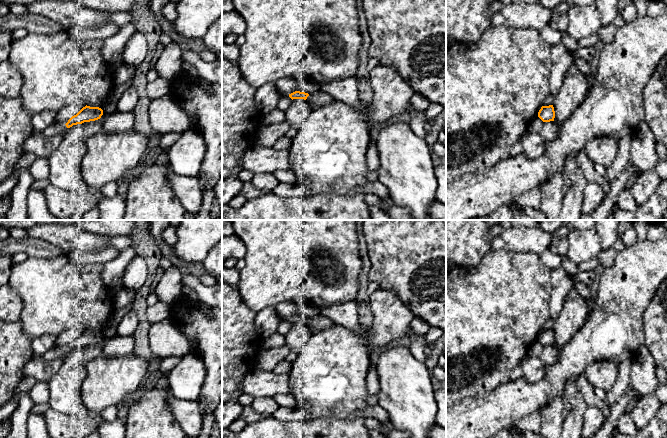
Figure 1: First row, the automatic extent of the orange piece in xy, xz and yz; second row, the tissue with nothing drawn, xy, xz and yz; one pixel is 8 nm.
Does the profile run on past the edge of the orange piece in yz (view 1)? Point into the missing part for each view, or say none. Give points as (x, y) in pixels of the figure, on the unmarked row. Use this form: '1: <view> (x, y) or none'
1: none

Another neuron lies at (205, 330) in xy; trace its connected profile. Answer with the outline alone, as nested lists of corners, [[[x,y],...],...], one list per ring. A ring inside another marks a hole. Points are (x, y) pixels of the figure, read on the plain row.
[[[180,297],[171,305],[170,318],[189,342],[194,343],[194,353],[204,362],[206,376],[197,401],[204,419],[207,413],[213,414],[217,405],[222,401],[222,310],[211,308],[208,314],[204,314]]]

